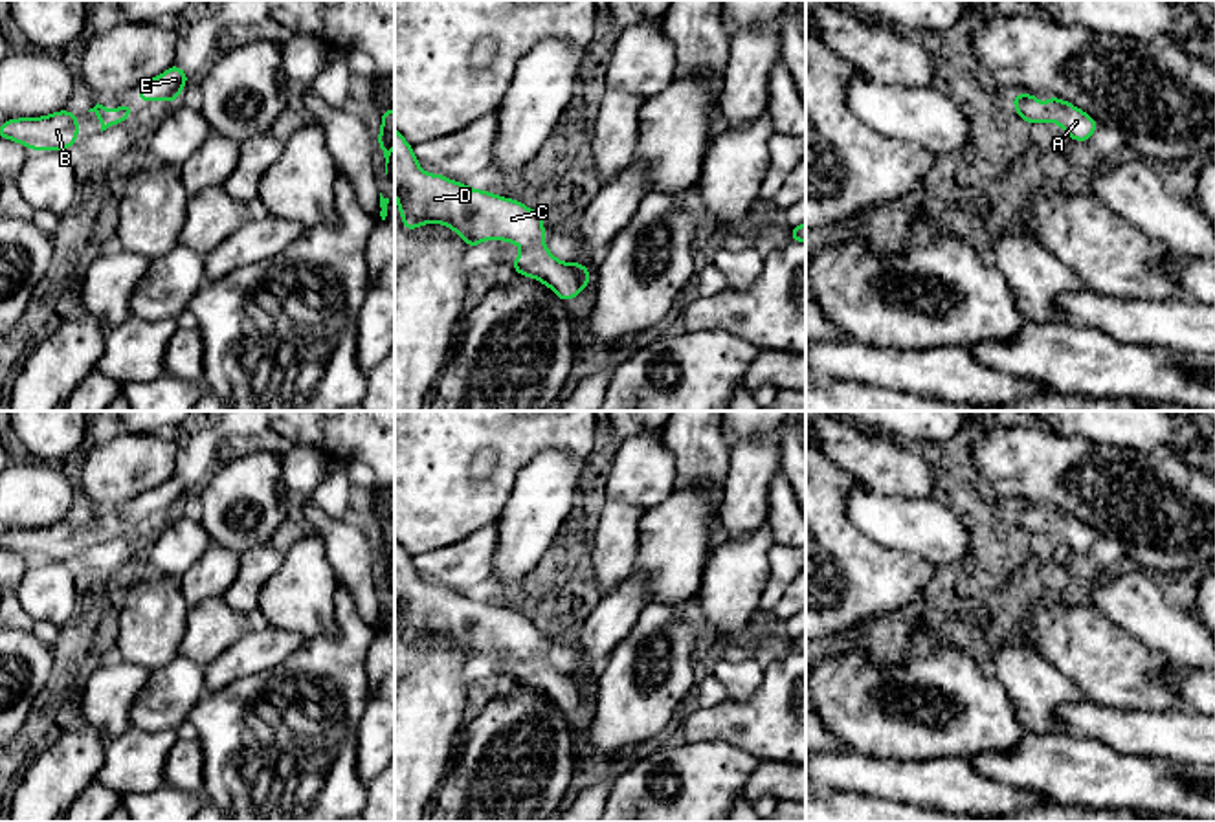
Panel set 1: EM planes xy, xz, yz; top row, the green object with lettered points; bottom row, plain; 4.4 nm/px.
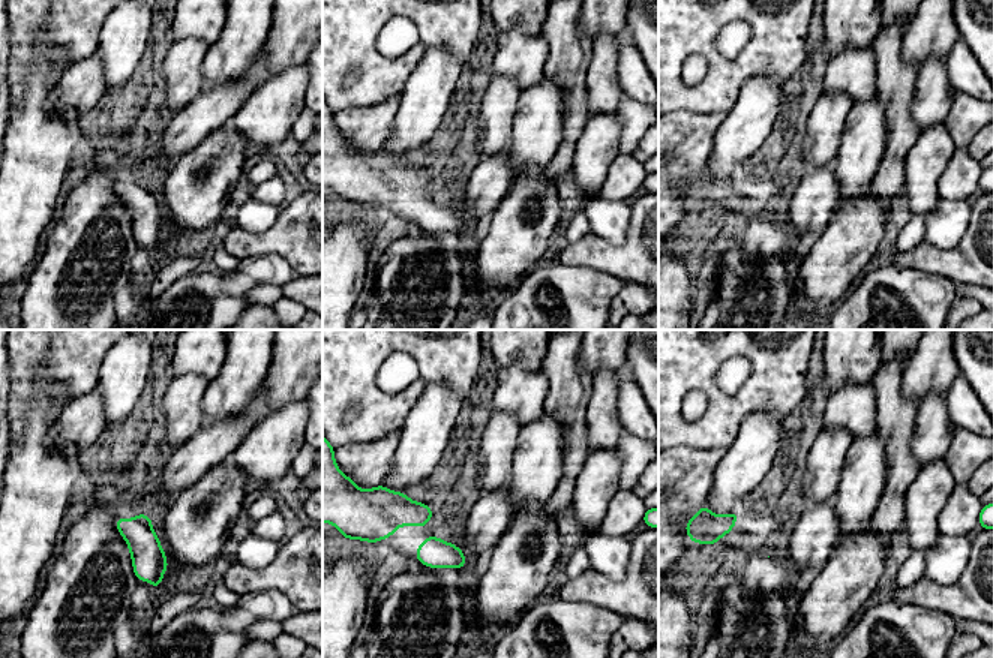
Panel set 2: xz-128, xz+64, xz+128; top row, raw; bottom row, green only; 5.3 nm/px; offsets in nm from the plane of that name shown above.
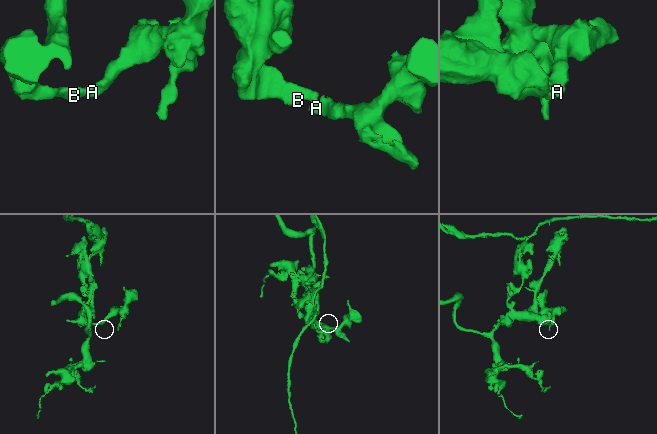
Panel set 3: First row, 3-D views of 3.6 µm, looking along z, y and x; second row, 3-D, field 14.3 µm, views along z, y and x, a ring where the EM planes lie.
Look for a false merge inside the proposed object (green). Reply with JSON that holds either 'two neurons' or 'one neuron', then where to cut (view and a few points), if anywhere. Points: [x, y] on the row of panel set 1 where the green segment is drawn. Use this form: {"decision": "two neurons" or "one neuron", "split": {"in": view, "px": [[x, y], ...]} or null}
{"decision": "one neuron", "split": null}

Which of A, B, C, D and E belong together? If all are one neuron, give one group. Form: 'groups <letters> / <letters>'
groups A B C D E

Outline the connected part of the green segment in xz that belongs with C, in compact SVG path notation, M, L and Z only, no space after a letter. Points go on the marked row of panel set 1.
M395 128L395 196L396 194L400 196L400 202L395 206L400 209L407 231L428 222L437 222L461 235L468 248L475 248L483 240L507 240L510 244L519 244L521 253L512 261L516 273L538 279L565 303L589 284L591 268L584 268L580 262L560 262L547 250L543 242L543 215L518 200L496 196L490 191L477 191L439 172L429 174L422 171L413 154L413 147Z

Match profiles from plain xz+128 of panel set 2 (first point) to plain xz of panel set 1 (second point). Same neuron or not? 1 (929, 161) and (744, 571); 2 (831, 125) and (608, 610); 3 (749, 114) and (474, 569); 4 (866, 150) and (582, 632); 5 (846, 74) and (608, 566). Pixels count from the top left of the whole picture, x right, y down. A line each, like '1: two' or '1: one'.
1: one
2: two
3: two
4: two
5: two

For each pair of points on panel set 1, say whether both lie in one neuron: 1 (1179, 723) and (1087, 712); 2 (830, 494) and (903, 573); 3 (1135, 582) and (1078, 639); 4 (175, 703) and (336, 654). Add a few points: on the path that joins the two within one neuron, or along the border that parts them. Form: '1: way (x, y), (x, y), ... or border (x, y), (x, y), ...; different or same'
1: way (1157, 725), (1109, 725); same
2: way (830, 520), (878, 569); same
3: border (1092, 604), (1136, 641); different
4: border (206, 692), (186, 720); different

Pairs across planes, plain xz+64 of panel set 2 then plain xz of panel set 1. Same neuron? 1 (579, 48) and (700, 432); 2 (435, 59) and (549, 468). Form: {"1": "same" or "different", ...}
{"1": "same", "2": "same"}

